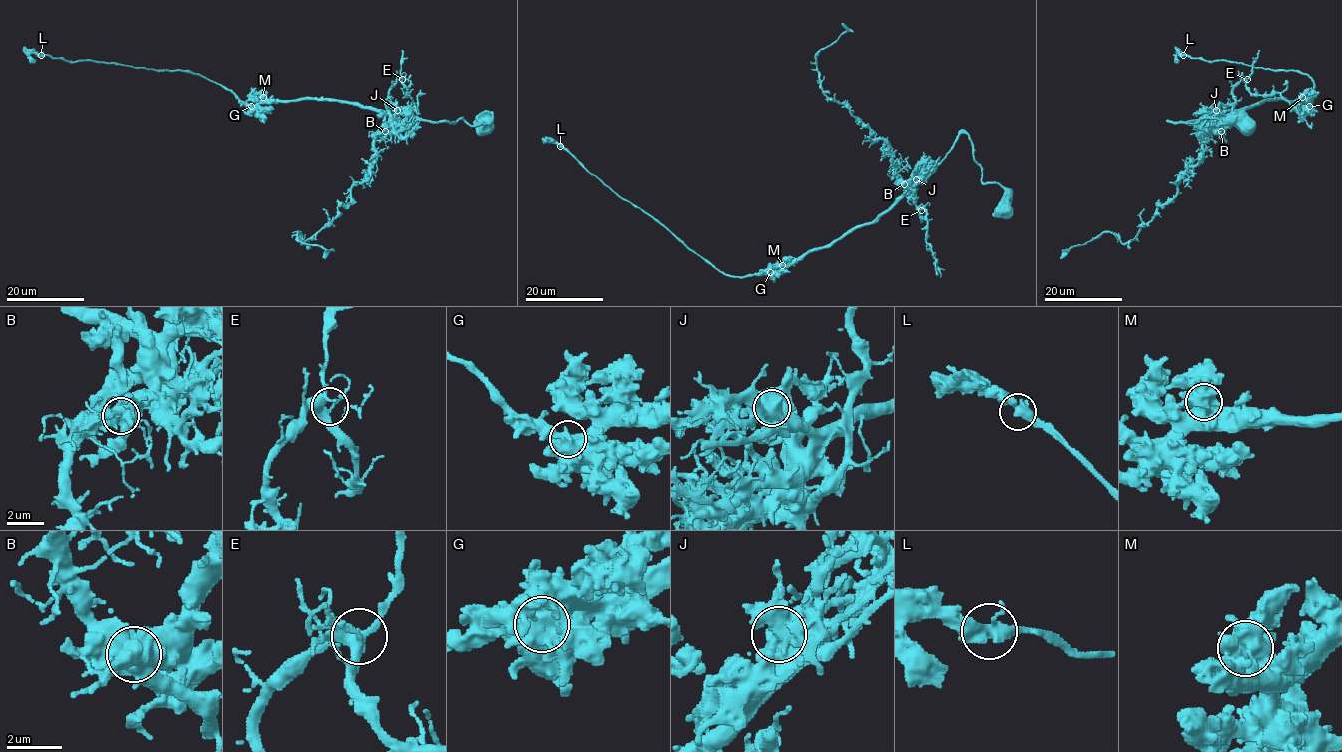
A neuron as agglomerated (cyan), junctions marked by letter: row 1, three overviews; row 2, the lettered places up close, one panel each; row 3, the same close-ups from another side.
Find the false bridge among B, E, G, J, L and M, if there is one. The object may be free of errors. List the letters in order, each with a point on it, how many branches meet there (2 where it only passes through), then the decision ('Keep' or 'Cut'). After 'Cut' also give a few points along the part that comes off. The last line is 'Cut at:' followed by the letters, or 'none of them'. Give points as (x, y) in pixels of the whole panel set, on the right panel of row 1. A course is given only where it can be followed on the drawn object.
B: Place: (1221, 131). Branches: 3. Cut. Course of the part to remove: (1221, 131), (1205, 140), (1198, 161), (1176, 182), (1177, 193), (1157, 208), (1129, 242), (1100, 233), (1061, 257)
E: Place: (1247, 79). Branches: 4. Keep
G: Place: (1309, 106). Branches: 3. Keep
J: Place: (1216, 110). Branches: 3. Keep
L: Place: (1183, 55). Branches: 3. Keep
M: Place: (1302, 97). Branches: 4. Keep
Cut at: B

